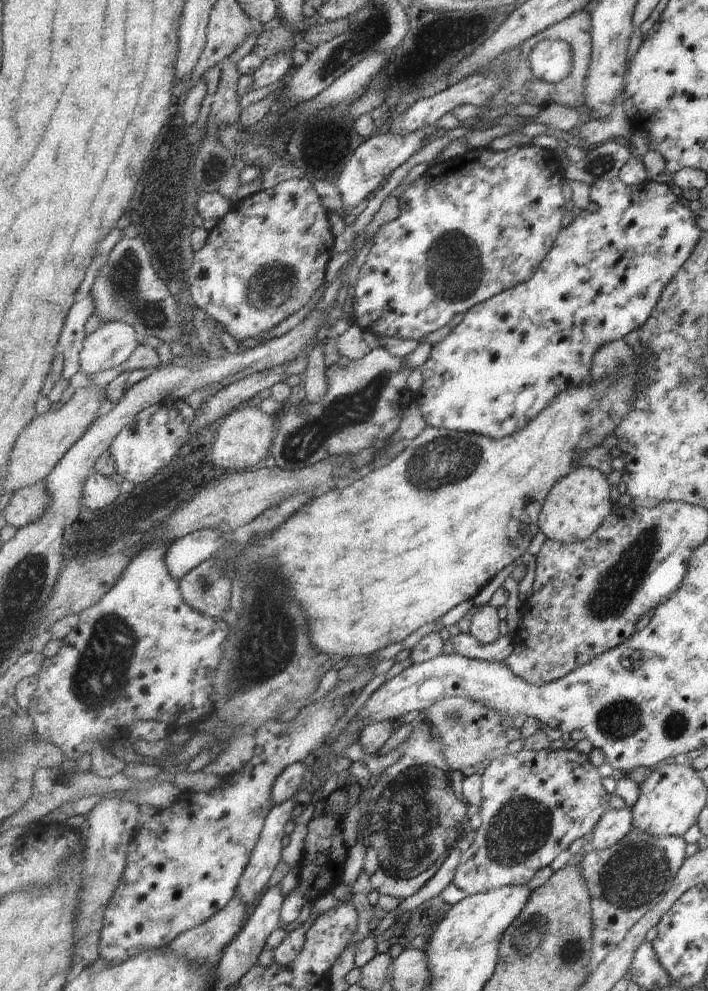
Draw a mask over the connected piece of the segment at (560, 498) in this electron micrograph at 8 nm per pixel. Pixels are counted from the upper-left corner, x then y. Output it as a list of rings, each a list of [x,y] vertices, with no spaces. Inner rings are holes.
[[[574,467],[571,474],[558,480],[547,496],[547,502],[542,508],[539,518],[540,530],[549,540],[561,543],[573,543],[587,540],[593,536],[612,513],[611,484],[601,470],[591,467]]]

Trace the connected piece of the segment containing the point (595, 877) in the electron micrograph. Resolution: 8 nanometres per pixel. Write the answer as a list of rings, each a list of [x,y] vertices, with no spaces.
[[[633,829],[623,840],[605,850],[592,850],[579,860],[587,880],[594,913],[593,974],[603,960],[627,938],[628,932],[653,910],[671,890],[673,880],[687,857],[688,843],[678,836],[651,836]]]

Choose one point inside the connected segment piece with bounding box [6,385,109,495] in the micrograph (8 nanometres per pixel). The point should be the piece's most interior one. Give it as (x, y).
(46, 441)

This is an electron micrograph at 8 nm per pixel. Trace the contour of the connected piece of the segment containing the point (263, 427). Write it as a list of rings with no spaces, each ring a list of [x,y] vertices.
[[[244,404],[226,415],[223,424],[217,431],[216,441],[211,456],[213,462],[223,470],[244,471],[257,466],[263,458],[271,454],[277,433],[276,416],[262,412],[259,406]]]

